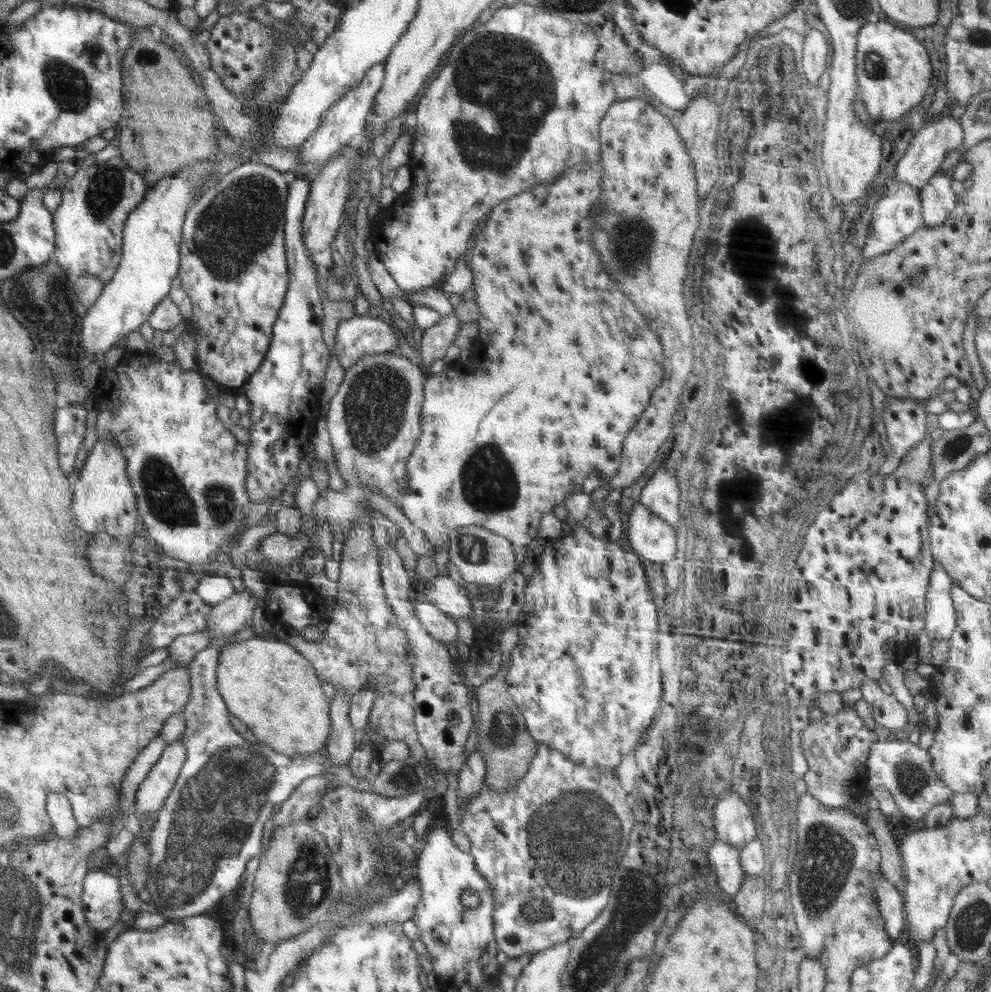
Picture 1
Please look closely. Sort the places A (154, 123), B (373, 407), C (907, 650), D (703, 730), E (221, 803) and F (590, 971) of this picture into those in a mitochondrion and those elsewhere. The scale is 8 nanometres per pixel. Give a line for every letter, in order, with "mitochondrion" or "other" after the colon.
A: other
B: mitochondrion
C: other
D: other
E: mitochondrion
F: mitochondrion

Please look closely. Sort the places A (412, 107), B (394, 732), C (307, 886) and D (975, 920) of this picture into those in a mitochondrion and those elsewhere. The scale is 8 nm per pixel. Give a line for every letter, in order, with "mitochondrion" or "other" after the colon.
A: other
B: other
C: mitochondrion
D: mitochondrion

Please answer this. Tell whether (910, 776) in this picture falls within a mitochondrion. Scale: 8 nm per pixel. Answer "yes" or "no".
yes

